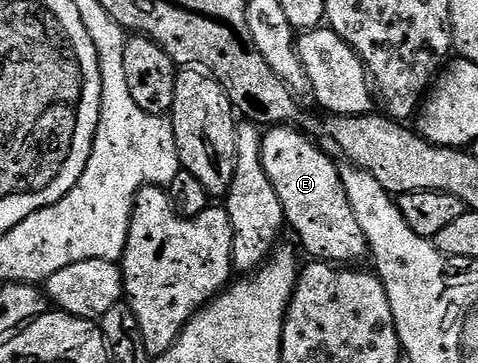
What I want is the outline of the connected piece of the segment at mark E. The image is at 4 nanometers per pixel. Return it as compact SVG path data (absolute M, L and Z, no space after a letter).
M271 127L263 133L263 166L273 183L273 191L277 191L277 199L281 199L283 220L293 232L299 236L303 244L302 252L308 253L308 258L334 263L340 267L359 263L362 257L368 256L365 231L361 231L357 218L353 215L353 207L349 207L349 195L345 195L345 187L341 183L339 165L331 162L306 132L298 133L295 127Z

